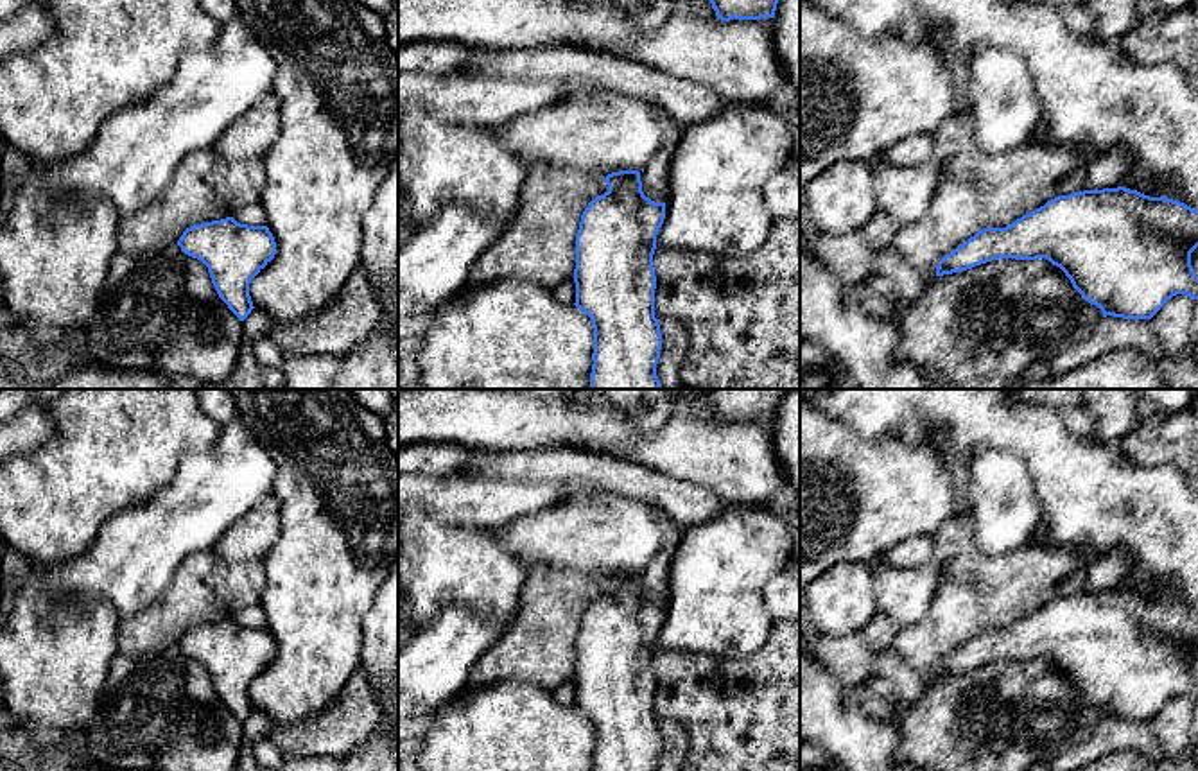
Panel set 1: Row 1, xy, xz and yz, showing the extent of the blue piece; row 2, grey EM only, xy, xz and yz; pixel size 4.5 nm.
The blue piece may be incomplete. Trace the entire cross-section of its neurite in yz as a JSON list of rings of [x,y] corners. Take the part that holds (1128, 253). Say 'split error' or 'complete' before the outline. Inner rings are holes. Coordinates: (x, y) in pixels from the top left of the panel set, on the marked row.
complete; [[[1124,186],[1083,190],[1058,195],[1006,228],[977,231],[938,262],[936,276],[961,273],[999,258],[1046,258],[1065,273],[1085,301],[1101,308],[1103,317],[1151,319],[1176,294],[1198,299],[1198,276],[1191,265],[1191,253],[1196,247],[1198,210],[1164,195],[1150,197]]]

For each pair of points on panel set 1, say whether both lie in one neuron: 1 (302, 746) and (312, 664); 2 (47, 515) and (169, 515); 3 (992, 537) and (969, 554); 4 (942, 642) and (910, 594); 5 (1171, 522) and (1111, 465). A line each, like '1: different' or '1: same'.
1: different
2: different
3: different
4: different
5: same

